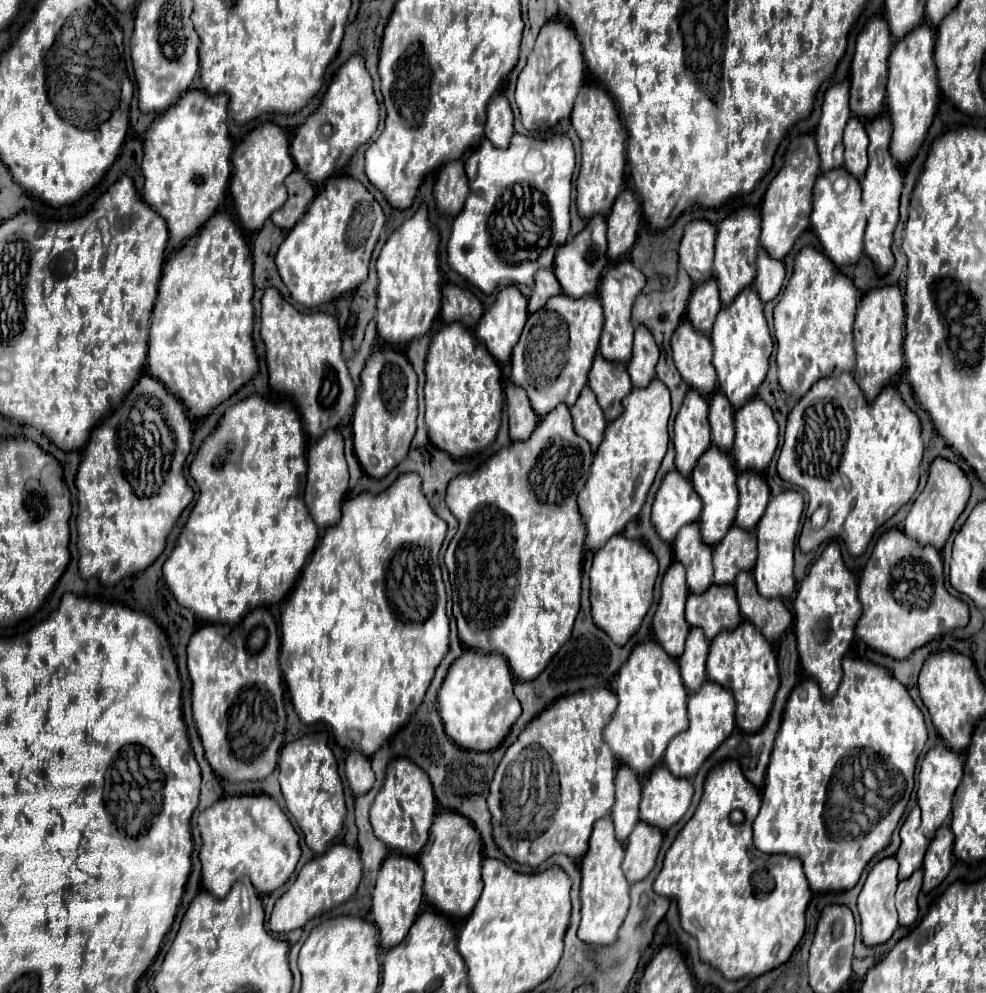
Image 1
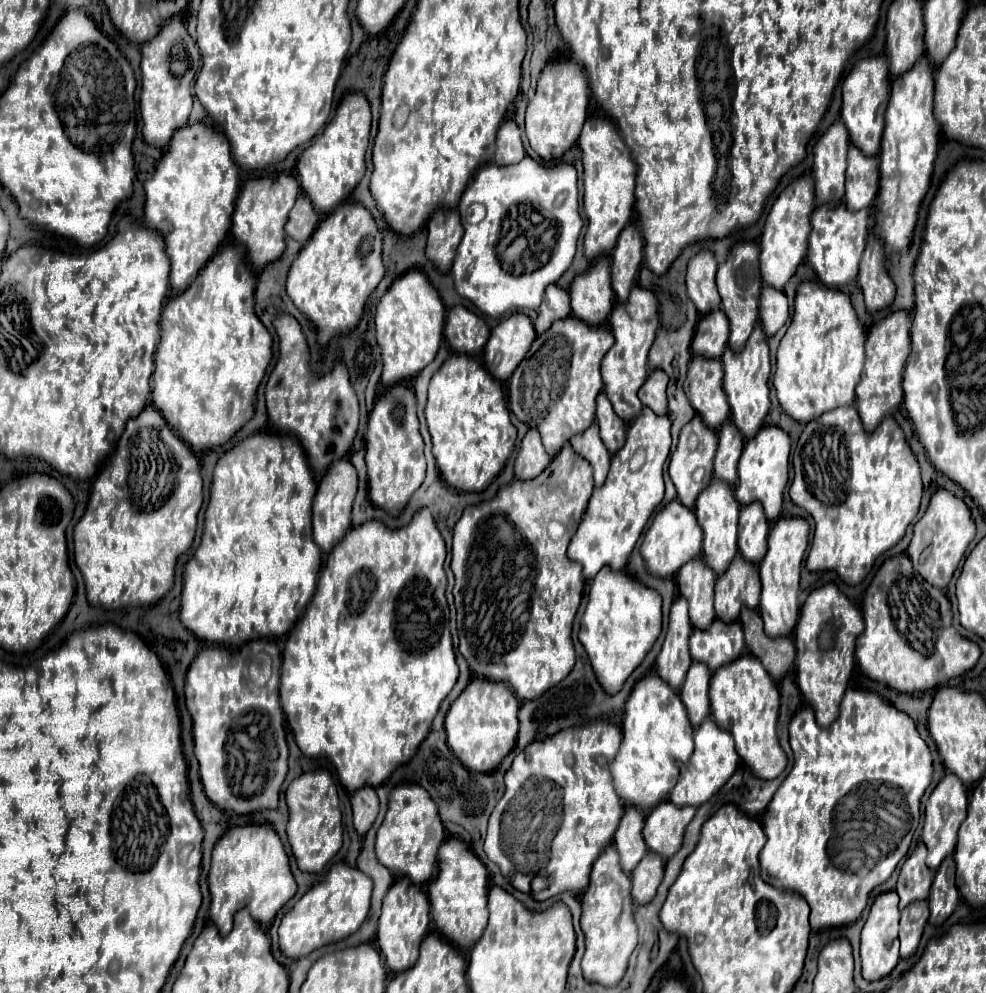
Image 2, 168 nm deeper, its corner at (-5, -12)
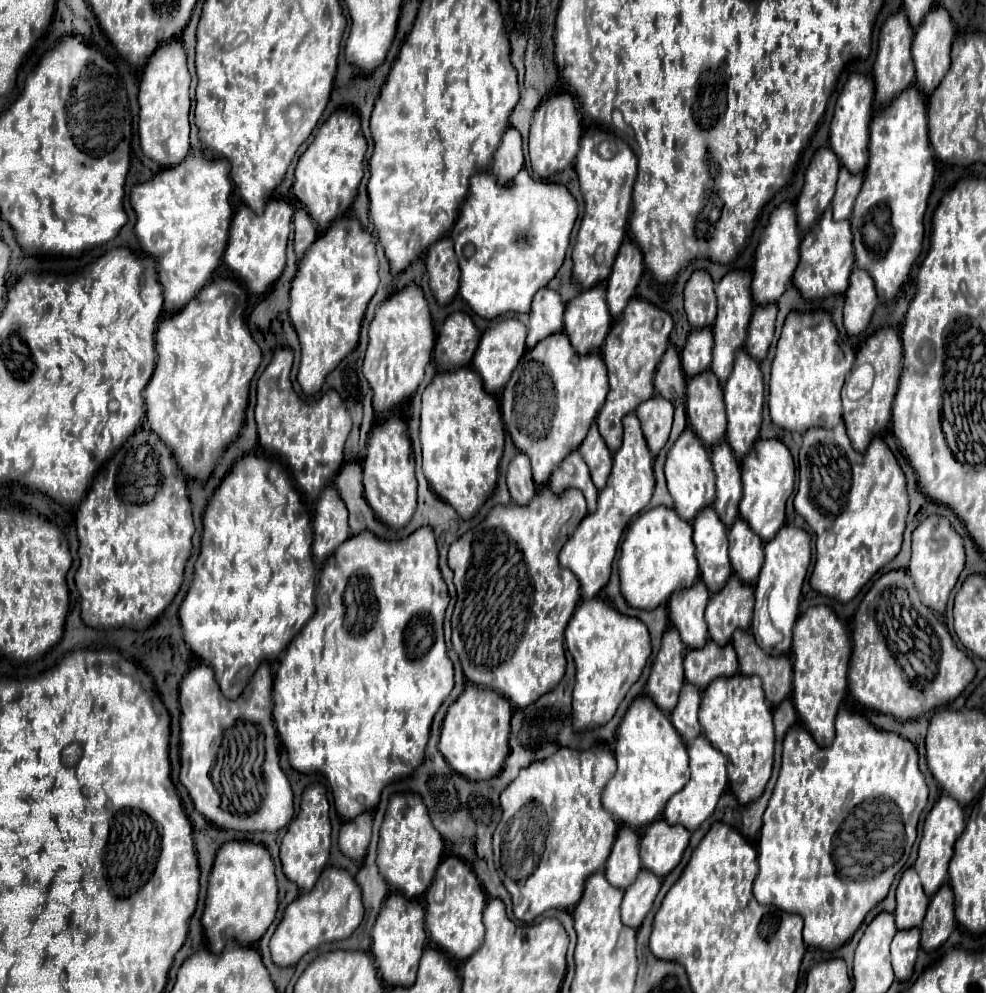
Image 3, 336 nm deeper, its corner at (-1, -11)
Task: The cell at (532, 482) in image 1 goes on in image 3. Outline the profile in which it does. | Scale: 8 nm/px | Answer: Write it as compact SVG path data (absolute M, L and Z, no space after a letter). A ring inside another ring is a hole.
M546 484L544 488L538 490L538 496L534 496L534 500L528 506L496 506L482 524L478 524L476 528L468 530L462 538L458 538L450 550L448 550L448 566L454 572L454 586L456 586L456 606L454 606L454 614L452 614L452 646L456 650L456 654L460 656L460 664L462 670L466 674L466 678L472 684L478 684L482 688L490 688L494 692L498 692L500 696L508 698L516 708L526 708L530 704L534 704L540 696L544 696L546 692L550 692L564 676L566 670L566 652L564 652L564 628L580 600L580 584L576 584L576 576L572 576L572 572L560 568L558 564L558 552L562 550L562 546L568 542L568 538L574 534L576 526L582 522L586 514L586 500L582 496L582 492L578 490L566 490L562 496L556 496L550 486Z

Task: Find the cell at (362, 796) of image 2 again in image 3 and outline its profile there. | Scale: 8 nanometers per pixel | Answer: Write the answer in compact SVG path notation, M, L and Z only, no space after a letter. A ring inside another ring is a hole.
M364 812L358 818L342 824L338 844L348 858L362 860L368 852L370 838L372 838L372 816L370 812Z

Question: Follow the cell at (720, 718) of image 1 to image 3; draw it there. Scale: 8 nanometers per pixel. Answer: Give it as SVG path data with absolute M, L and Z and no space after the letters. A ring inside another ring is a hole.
M698 736L696 740L692 740L692 744L688 744L688 758L690 758L690 780L678 794L674 794L668 800L664 810L664 820L672 826L680 824L686 830L694 832L702 826L704 820L708 820L714 814L722 792L726 790L728 776L726 776L726 760L722 752L716 752L716 748L712 748L712 744L708 744L704 736Z

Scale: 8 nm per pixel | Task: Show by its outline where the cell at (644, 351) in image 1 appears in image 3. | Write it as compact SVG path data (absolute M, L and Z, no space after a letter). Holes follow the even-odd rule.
M654 396L652 400L646 400L644 404L638 406L636 416L642 424L642 434L646 438L648 450L656 458L658 452L666 446L666 442L670 438L674 408L668 400L660 398L660 396Z

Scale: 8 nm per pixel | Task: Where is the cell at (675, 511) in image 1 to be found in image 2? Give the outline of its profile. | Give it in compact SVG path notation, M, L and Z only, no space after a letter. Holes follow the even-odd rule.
M678 499L664 505L662 511L652 521L652 525L642 541L640 553L642 553L650 573L660 575L660 577L676 575L676 571L684 565L684 561L698 557L702 553L702 529L696 521L694 511L688 509L686 505L682 505Z

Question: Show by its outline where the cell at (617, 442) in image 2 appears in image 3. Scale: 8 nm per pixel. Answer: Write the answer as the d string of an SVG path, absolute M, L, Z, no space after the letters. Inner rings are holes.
M592 424L592 428L588 430L588 436L580 444L580 454L590 468L590 478L594 482L594 486L598 490L602 490L608 480L610 468L612 468L612 454L608 452L602 436L598 434L596 424Z

